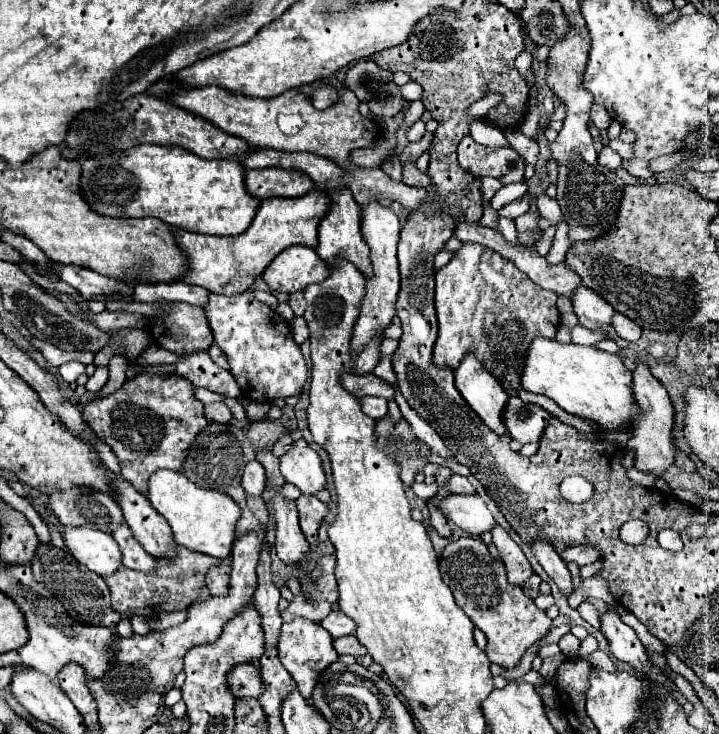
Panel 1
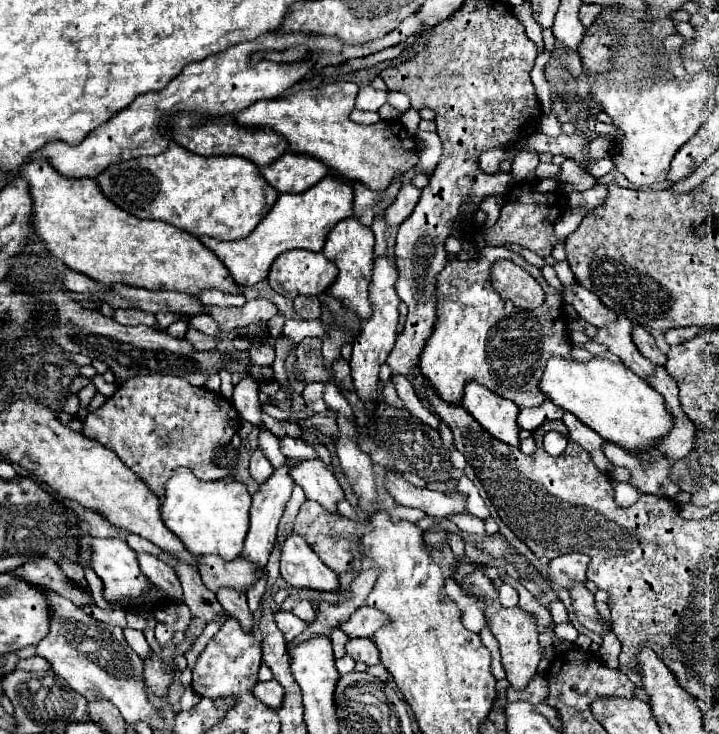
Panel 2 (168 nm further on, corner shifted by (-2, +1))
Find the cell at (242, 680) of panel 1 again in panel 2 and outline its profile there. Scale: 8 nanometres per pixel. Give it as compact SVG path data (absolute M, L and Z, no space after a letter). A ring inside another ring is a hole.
M276 680L270 682L256 682L252 694L266 706L278 708L282 704L282 686Z

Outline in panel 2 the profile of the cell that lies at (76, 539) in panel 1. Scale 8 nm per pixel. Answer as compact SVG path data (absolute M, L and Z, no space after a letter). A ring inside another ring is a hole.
M92 538L90 568L102 580L106 600L132 598L150 586L148 578L140 574L136 552L122 538Z

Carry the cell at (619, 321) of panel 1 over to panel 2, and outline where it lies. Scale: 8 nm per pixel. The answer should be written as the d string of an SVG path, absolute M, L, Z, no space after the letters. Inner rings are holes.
M638 324L632 326L632 340L634 340L634 344L638 346L638 350L640 350L648 360L652 360L654 364L662 366L662 364L666 362L666 356L654 346L654 338L652 338L642 326L638 326Z

